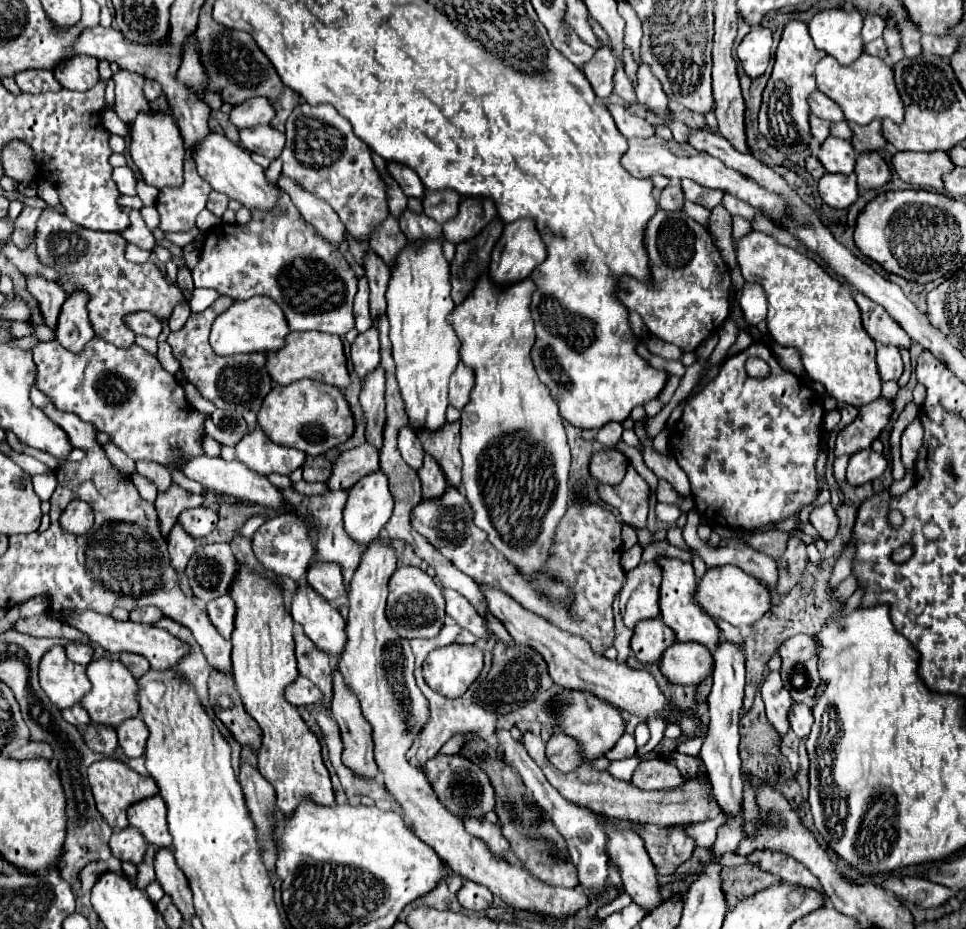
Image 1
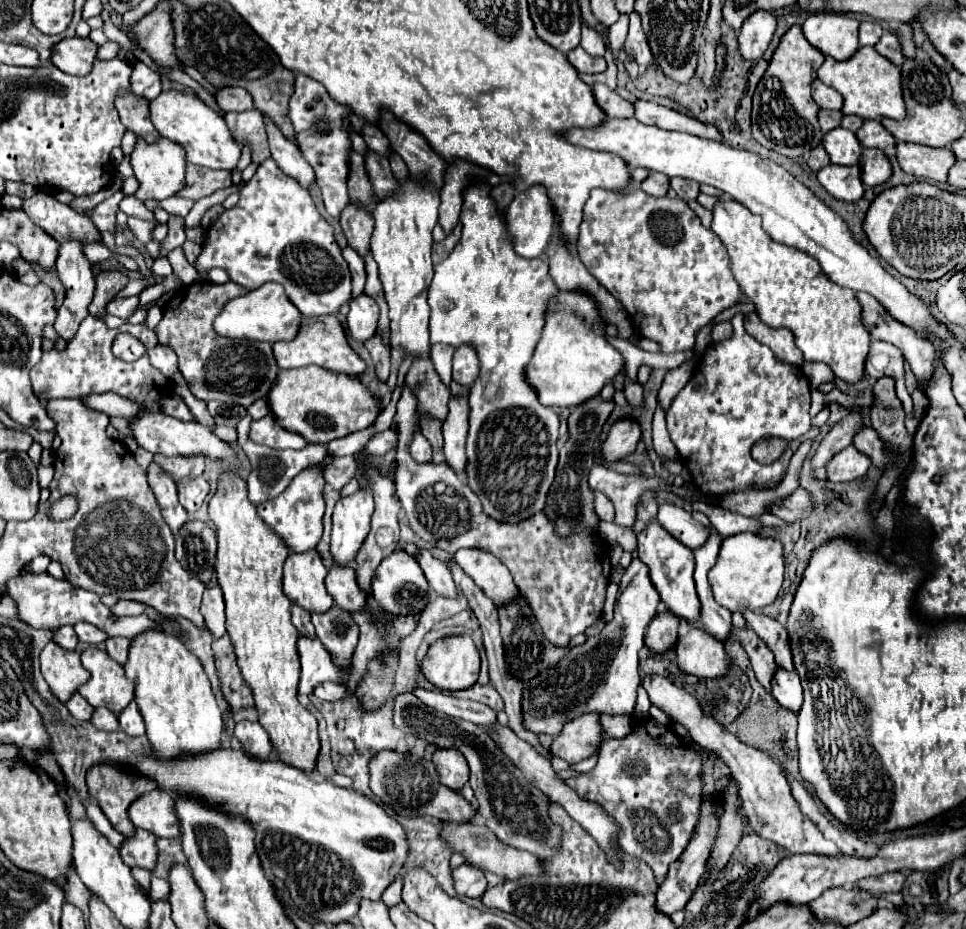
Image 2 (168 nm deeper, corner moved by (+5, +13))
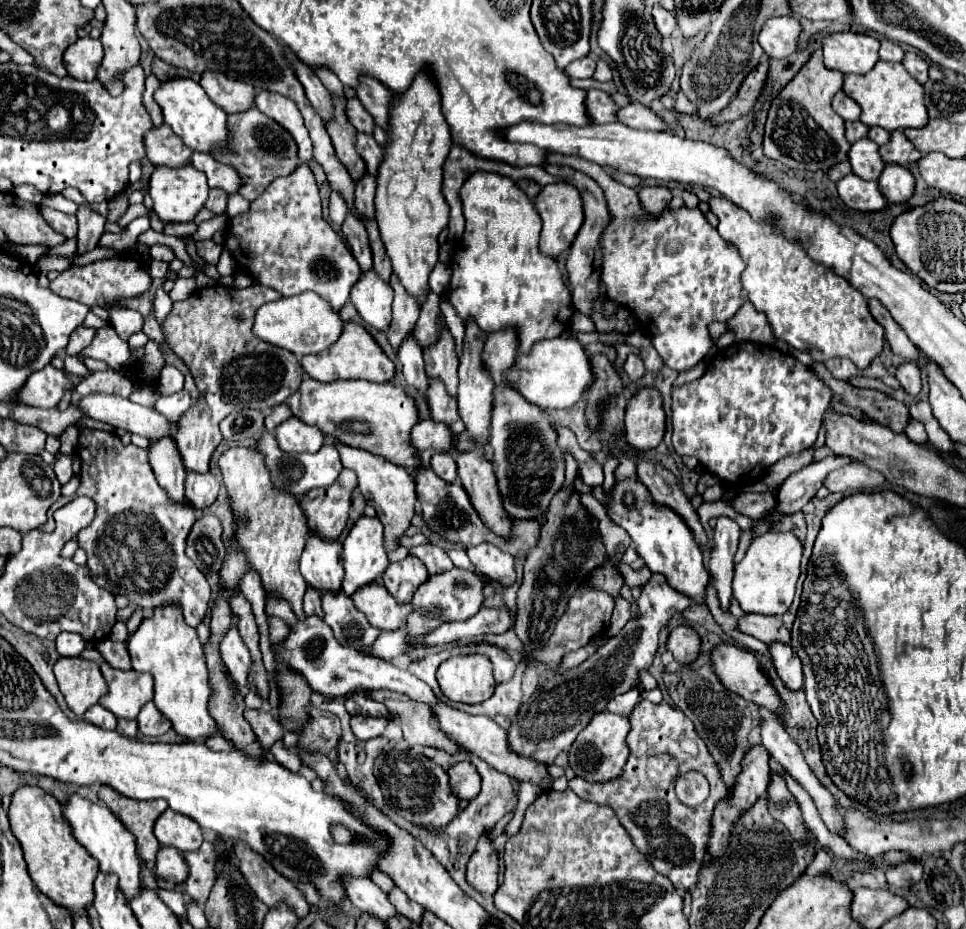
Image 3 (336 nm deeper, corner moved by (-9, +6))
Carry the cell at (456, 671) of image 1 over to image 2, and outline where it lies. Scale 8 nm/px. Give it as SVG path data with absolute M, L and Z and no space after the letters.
M451 635L429 645L421 671L433 685L459 691L475 685L479 677L479 651L469 635Z

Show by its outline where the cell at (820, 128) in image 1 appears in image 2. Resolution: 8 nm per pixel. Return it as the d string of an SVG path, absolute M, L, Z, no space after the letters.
M821 109L821 111L819 111L819 125L821 125L821 131L827 133L829 129L839 127L841 117L843 117L841 111L823 111L823 109Z

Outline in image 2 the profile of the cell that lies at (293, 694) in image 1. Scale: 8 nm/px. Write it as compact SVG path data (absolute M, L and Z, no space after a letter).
M325 681L323 685L317 685L313 689L313 695L319 697L319 699L325 699L325 701L337 701L341 697L345 697L345 687L341 687L339 683L331 683L331 681Z

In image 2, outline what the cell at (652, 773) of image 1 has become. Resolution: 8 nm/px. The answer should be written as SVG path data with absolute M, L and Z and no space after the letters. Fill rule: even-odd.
M643 721L635 725L629 737L605 741L599 749L595 769L575 779L565 779L565 783L577 789L581 797L605 805L607 813L621 821L621 829L625 829L621 847L627 855L645 861L653 869L657 883L661 883L669 865L687 849L699 823L699 797L693 797L693 807L681 807L681 797L683 793L701 793L701 757L691 747L681 743L681 739L675 737L669 727L663 727L663 733L649 733L647 727L661 725ZM675 771L685 775L685 789L675 789L669 785L669 775Z

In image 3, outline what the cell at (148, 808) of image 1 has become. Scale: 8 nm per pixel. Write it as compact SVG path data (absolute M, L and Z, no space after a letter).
M165 810L155 822L155 836L161 846L173 846L179 852L193 852L203 842L203 832L195 820L179 816L177 812Z

